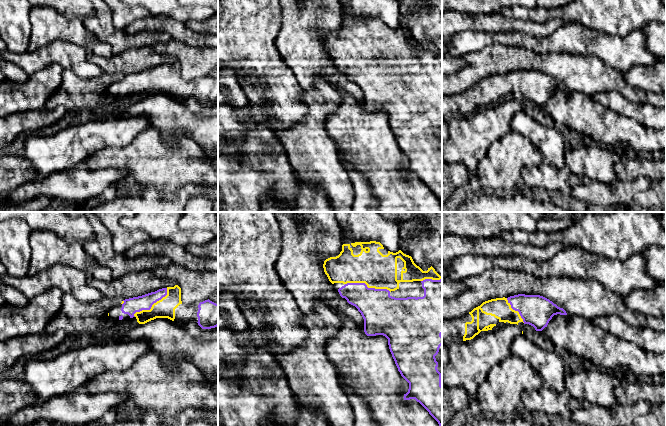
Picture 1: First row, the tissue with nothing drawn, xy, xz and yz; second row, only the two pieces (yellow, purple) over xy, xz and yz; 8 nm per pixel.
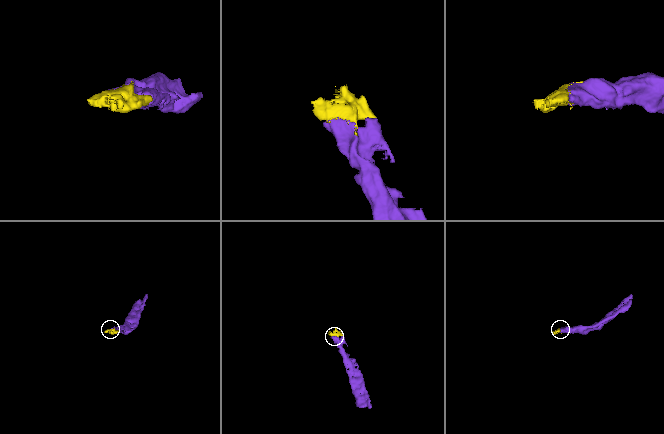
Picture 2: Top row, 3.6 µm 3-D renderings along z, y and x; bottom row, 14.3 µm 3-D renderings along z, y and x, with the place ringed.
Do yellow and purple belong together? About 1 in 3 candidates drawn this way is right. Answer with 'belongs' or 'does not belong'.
belongs

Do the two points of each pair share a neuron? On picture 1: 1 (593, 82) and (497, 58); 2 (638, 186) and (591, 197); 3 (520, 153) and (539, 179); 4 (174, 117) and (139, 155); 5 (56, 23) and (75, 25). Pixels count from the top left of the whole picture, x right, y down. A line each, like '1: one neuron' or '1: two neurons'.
1: one neuron
2: one neuron
3: two neurons
4: two neurons
5: one neuron

